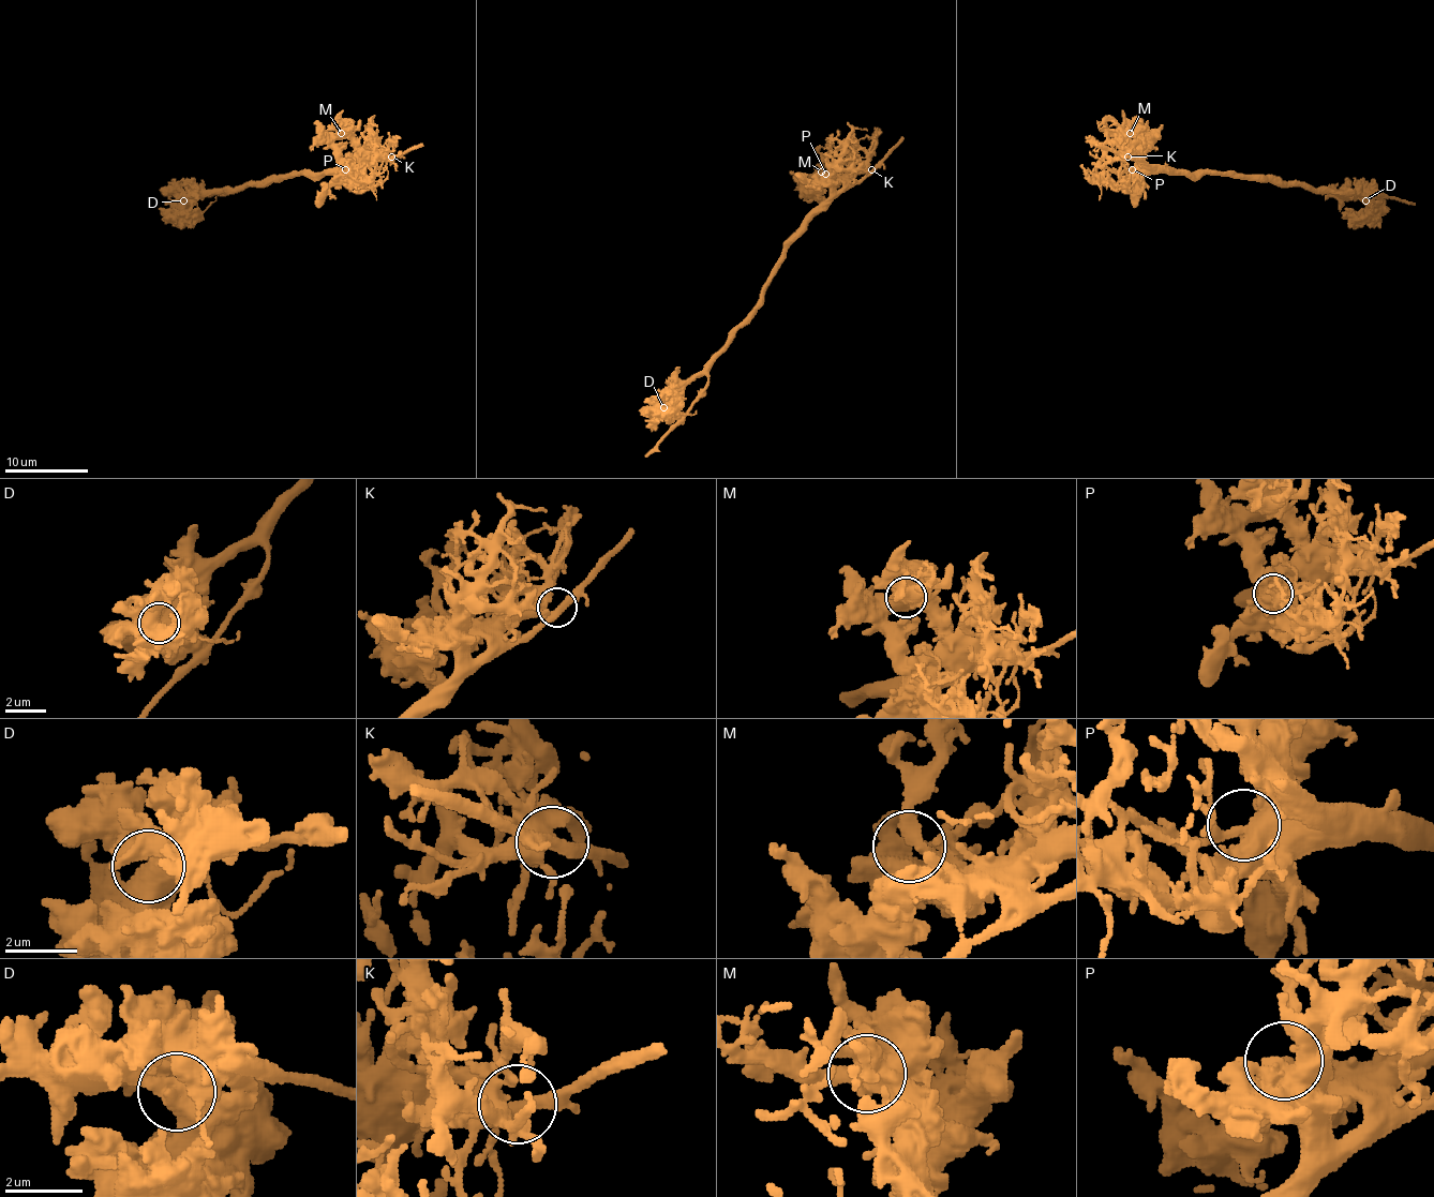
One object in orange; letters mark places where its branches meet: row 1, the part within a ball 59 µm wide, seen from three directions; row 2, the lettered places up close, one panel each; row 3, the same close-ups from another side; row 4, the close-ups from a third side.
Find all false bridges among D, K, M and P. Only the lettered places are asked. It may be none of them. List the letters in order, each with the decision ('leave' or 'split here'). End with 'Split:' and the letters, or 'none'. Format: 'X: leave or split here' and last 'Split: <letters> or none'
D: leave
K: leave
M: leave
P: leave
Split: none

